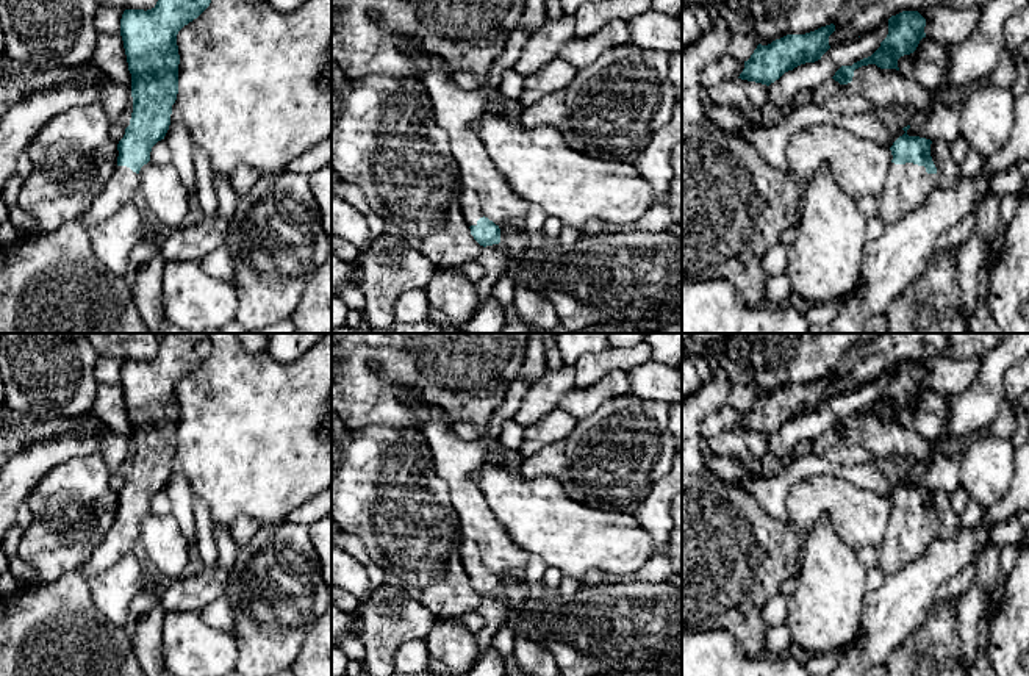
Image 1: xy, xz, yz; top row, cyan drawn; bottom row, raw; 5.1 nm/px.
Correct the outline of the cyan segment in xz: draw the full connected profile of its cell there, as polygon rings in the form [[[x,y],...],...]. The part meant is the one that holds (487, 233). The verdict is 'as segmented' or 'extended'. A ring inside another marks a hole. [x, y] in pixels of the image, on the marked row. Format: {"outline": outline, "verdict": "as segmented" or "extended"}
{"outline": [[[463,189],[460,196],[460,208],[464,221],[469,224],[474,239],[486,247],[500,243],[500,228],[489,221],[482,211],[482,202],[471,189]]], "verdict": "extended"}

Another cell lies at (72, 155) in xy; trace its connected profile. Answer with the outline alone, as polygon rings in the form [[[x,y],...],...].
[[[100,103],[70,108],[48,120],[33,138],[27,149],[33,163],[31,175],[23,180],[19,207],[31,214],[42,233],[50,233],[64,224],[75,222],[103,191],[117,166],[117,142],[109,138],[109,120]]]

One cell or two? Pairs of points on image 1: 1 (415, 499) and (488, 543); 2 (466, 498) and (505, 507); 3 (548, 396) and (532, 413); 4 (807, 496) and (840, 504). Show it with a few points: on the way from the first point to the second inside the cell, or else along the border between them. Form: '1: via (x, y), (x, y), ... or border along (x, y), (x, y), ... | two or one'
1: border along (449, 493), (463, 539) | two
2: border along (479, 467), (473, 481), (509, 534) | two
3: via (543, 401), (535, 409) | one
4: via (815, 496), (832, 496) | one

